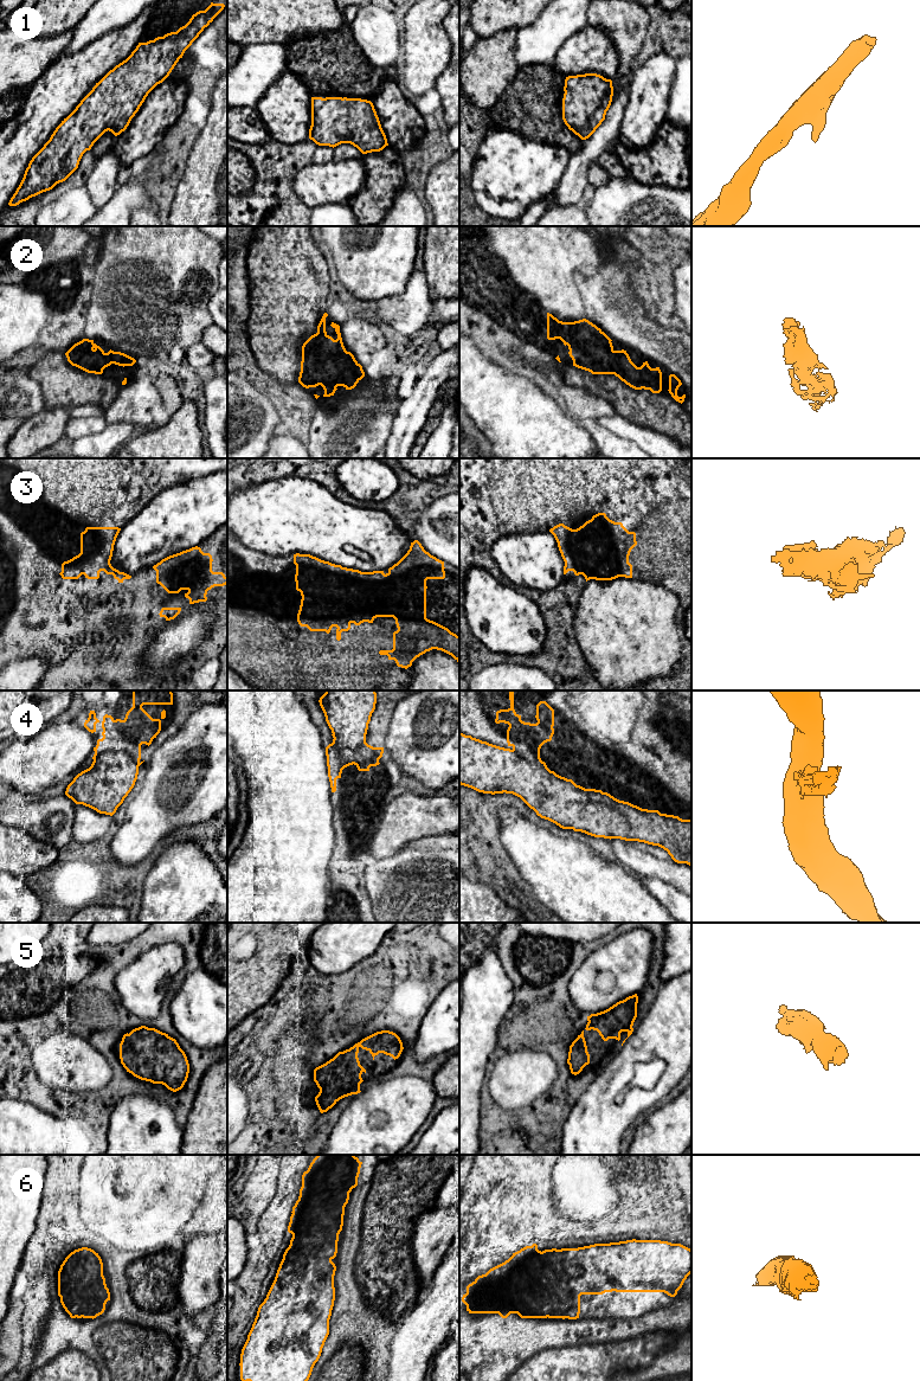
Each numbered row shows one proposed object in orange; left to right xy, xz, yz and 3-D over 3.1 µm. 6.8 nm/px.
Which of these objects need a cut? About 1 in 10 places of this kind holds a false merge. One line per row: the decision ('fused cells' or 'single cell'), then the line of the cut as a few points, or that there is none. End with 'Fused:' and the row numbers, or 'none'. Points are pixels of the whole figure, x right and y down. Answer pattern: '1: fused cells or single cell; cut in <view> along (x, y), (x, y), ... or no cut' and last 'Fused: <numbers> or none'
1: single cell; no cut
2: single cell; no cut
3: single cell; no cut
4: fused cells; cut in xy along (94, 758), (108, 751), (126, 751), (139, 765)
5: single cell; no cut
6: single cell; no cut
Fused: 4

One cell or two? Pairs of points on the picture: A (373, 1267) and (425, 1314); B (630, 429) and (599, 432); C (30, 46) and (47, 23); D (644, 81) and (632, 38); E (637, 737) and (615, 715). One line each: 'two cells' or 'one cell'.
A: two cells
B: two cells
C: two cells
D: two cells
E: two cells

